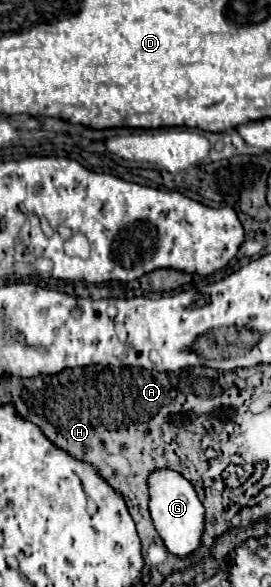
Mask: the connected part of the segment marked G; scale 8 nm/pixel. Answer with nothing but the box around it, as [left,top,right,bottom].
[149,470,205,558]

